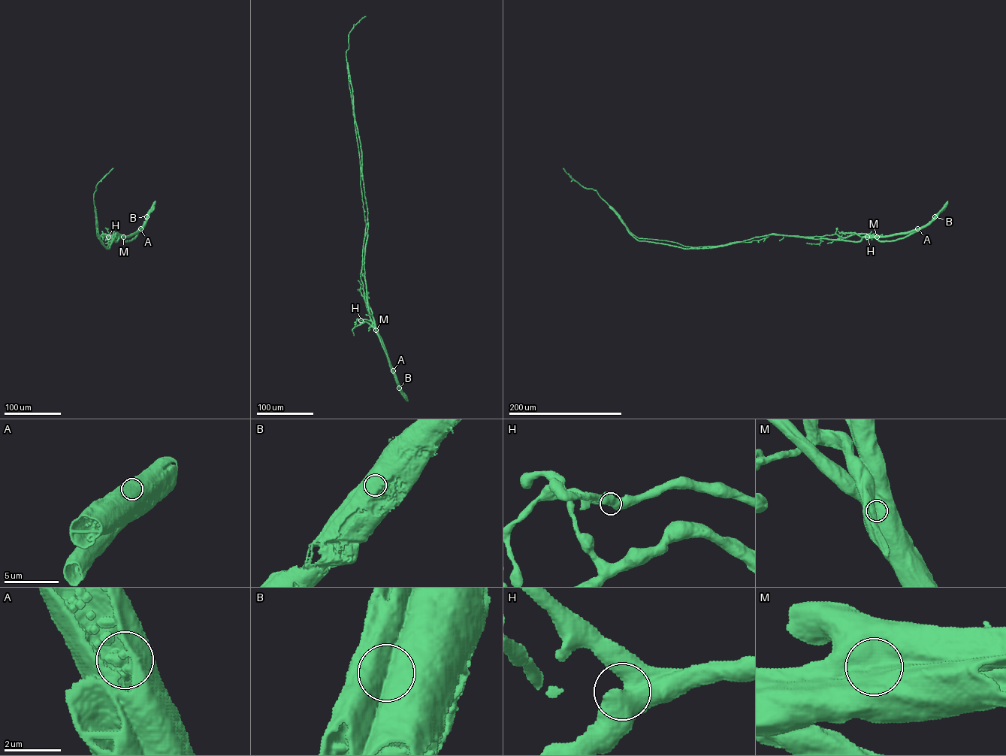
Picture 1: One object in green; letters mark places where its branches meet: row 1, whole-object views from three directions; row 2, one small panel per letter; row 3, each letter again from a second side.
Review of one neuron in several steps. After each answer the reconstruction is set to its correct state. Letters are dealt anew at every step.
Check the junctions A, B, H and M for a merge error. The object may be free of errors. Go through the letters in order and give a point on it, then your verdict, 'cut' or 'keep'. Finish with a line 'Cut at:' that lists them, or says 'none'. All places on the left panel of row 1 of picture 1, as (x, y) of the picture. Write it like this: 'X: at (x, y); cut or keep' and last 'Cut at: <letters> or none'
A: at (140, 228); keep
B: at (146, 216); cut
H: at (108, 237); keep
M: at (123, 237); keep
Cut at: B

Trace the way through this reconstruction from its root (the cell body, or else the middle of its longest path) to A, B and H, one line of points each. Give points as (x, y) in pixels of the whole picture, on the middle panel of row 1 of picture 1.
A: (389, 361), (393, 370)
B: (389, 361), (400, 388)
H: (389, 361), (384, 344), (372, 326), (372, 322), (361, 320)

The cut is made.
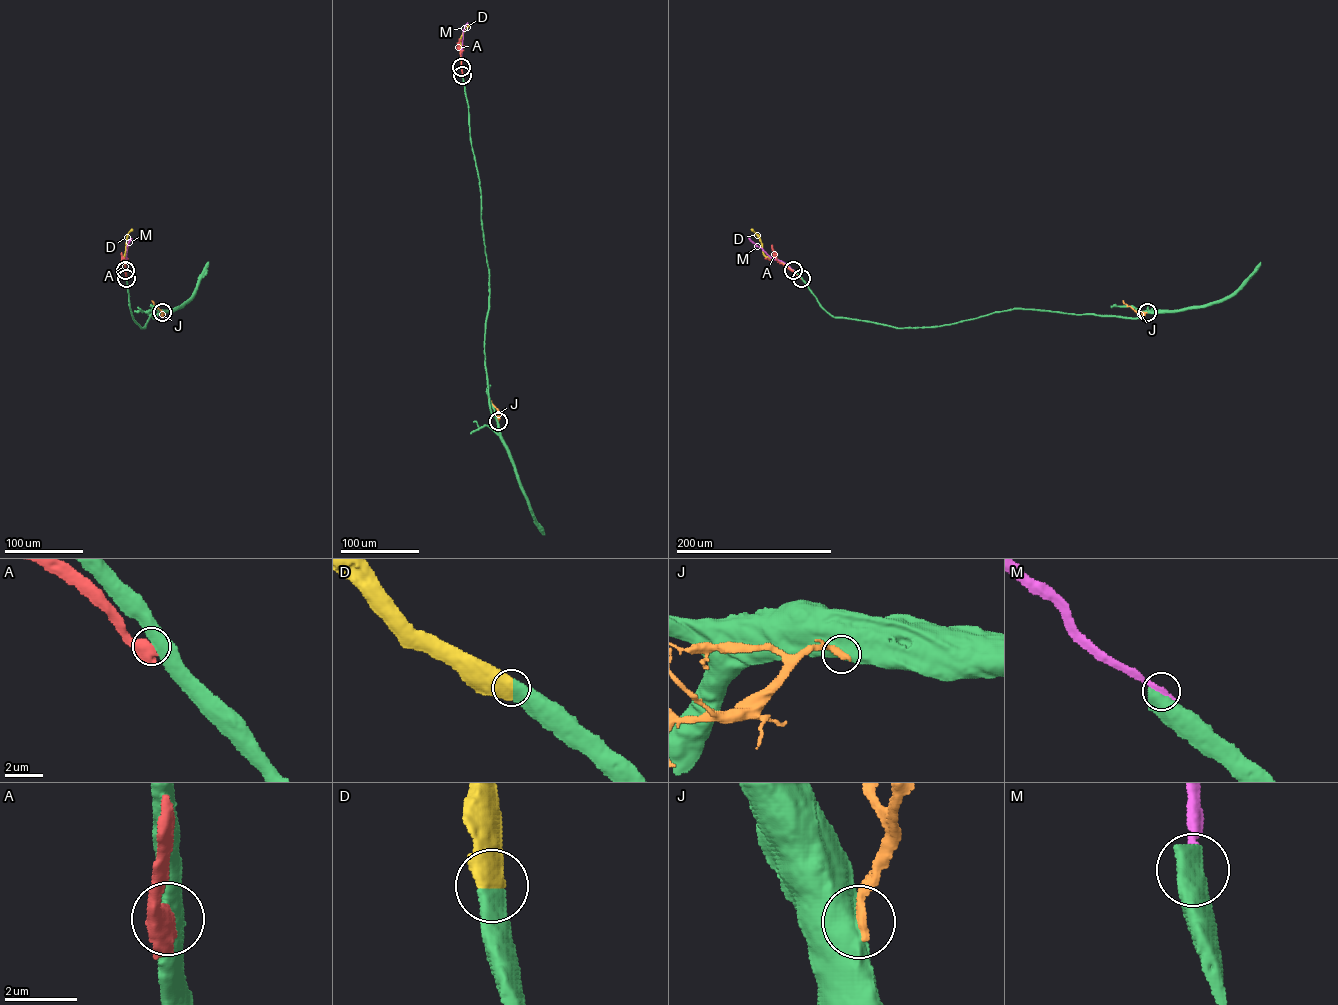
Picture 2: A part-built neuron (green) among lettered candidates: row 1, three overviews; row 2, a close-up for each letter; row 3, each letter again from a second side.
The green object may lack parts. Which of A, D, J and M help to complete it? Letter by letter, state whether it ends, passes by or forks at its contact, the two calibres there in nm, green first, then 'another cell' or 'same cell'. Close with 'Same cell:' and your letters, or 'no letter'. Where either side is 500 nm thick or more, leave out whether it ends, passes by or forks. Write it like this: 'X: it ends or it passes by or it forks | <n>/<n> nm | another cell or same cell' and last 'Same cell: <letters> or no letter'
A: 550/700 nm | another cell
D: 700/800 nm | same cell
J: 750/320 nm | another cell
M: 800/320 nm | another cell
Same cell: D

